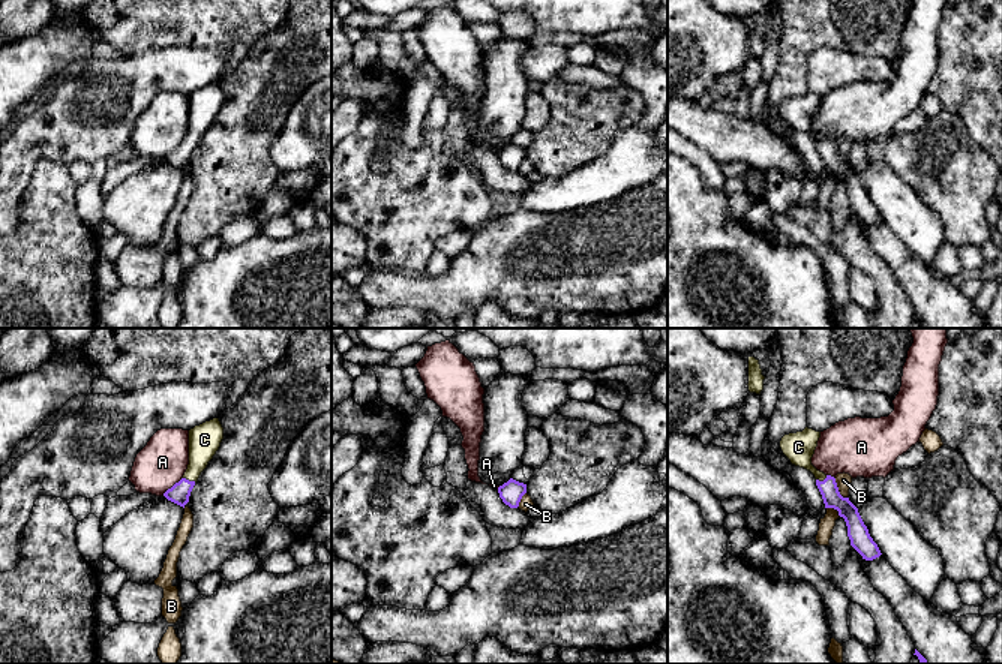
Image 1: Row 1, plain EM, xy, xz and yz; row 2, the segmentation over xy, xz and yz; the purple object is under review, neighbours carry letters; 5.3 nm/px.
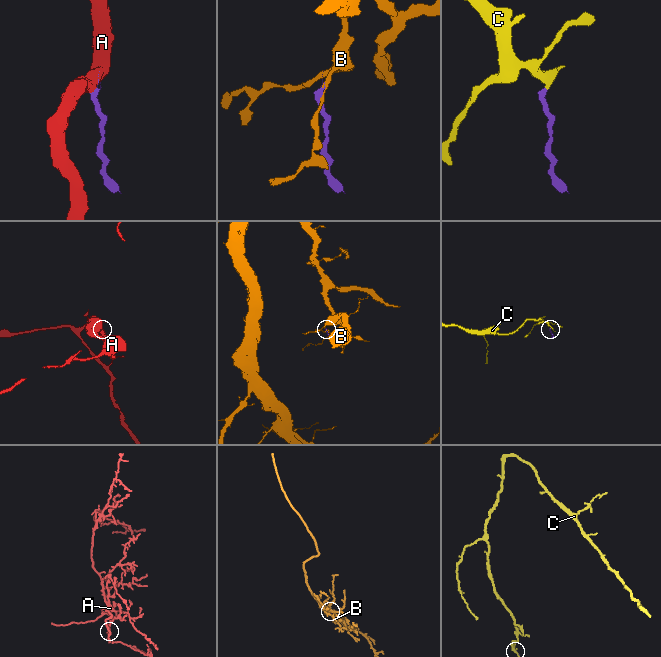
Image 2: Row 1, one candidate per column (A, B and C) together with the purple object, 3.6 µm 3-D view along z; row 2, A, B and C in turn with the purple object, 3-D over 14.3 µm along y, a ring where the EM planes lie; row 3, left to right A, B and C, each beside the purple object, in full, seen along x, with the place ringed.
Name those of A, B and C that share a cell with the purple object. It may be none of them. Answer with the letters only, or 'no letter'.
C

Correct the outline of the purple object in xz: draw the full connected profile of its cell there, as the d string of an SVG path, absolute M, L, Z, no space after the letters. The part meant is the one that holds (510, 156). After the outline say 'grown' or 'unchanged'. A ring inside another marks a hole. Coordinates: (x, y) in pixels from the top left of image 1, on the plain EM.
M510 142L498 151L500 162L510 172L518 172L522 160L526 157L526 148Z; unchanged

